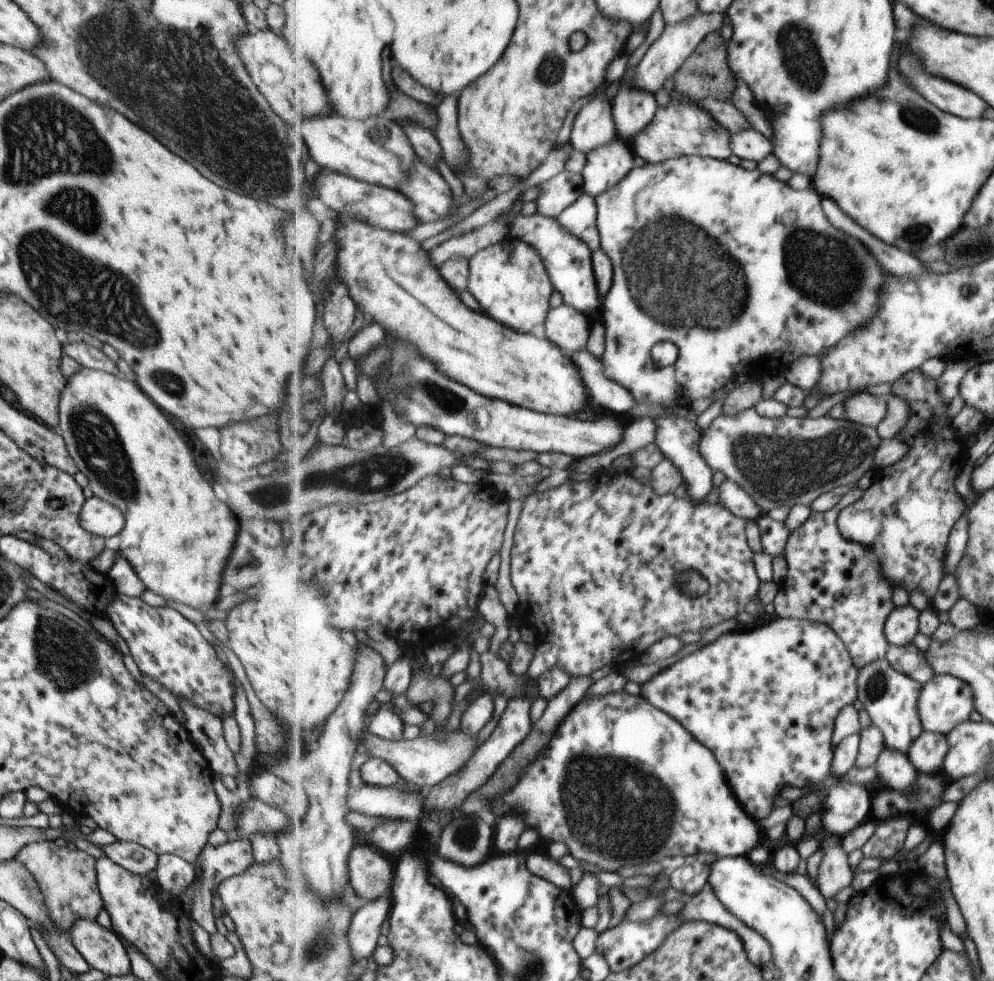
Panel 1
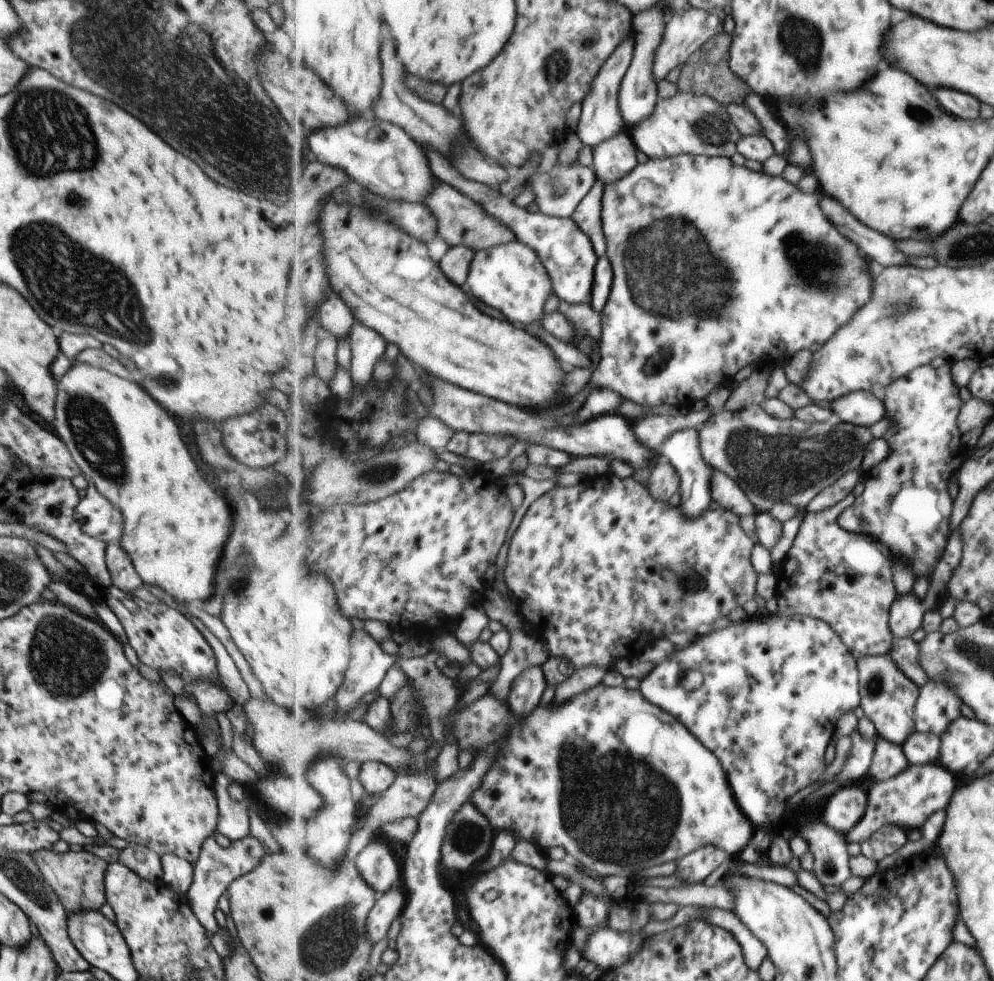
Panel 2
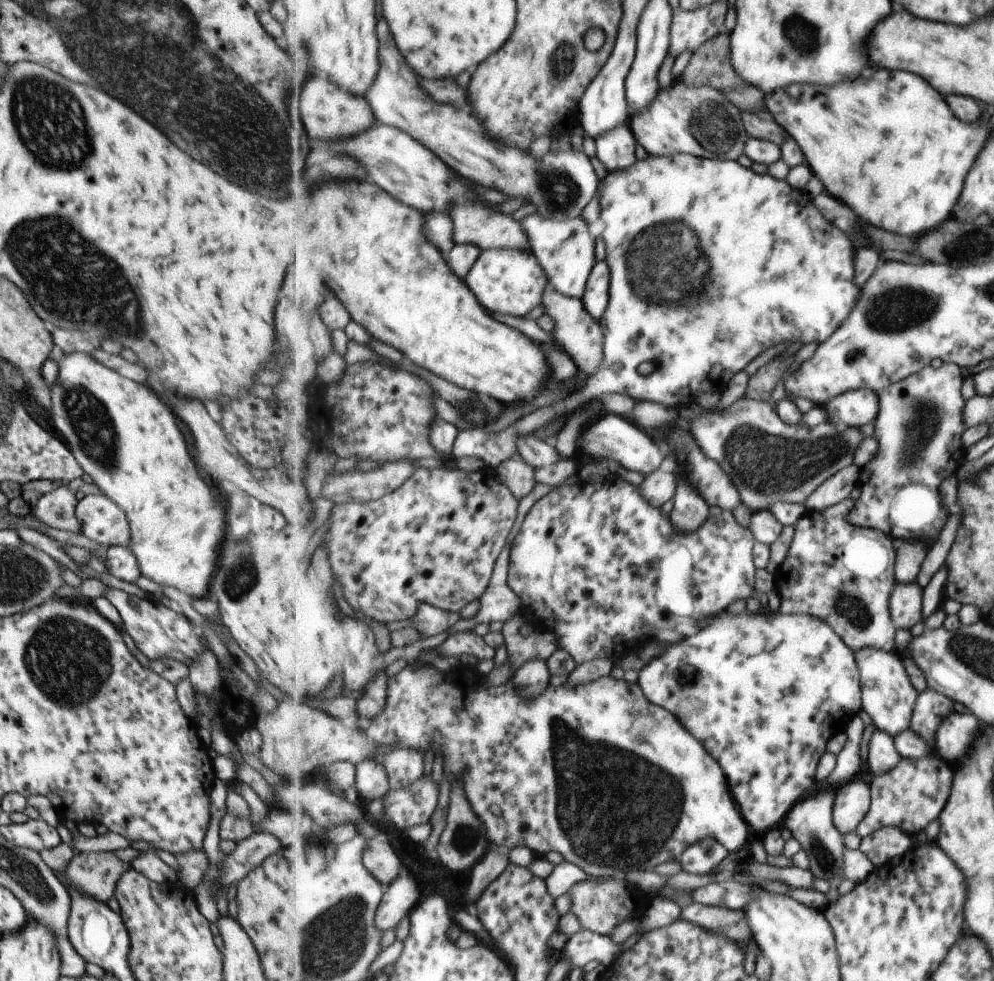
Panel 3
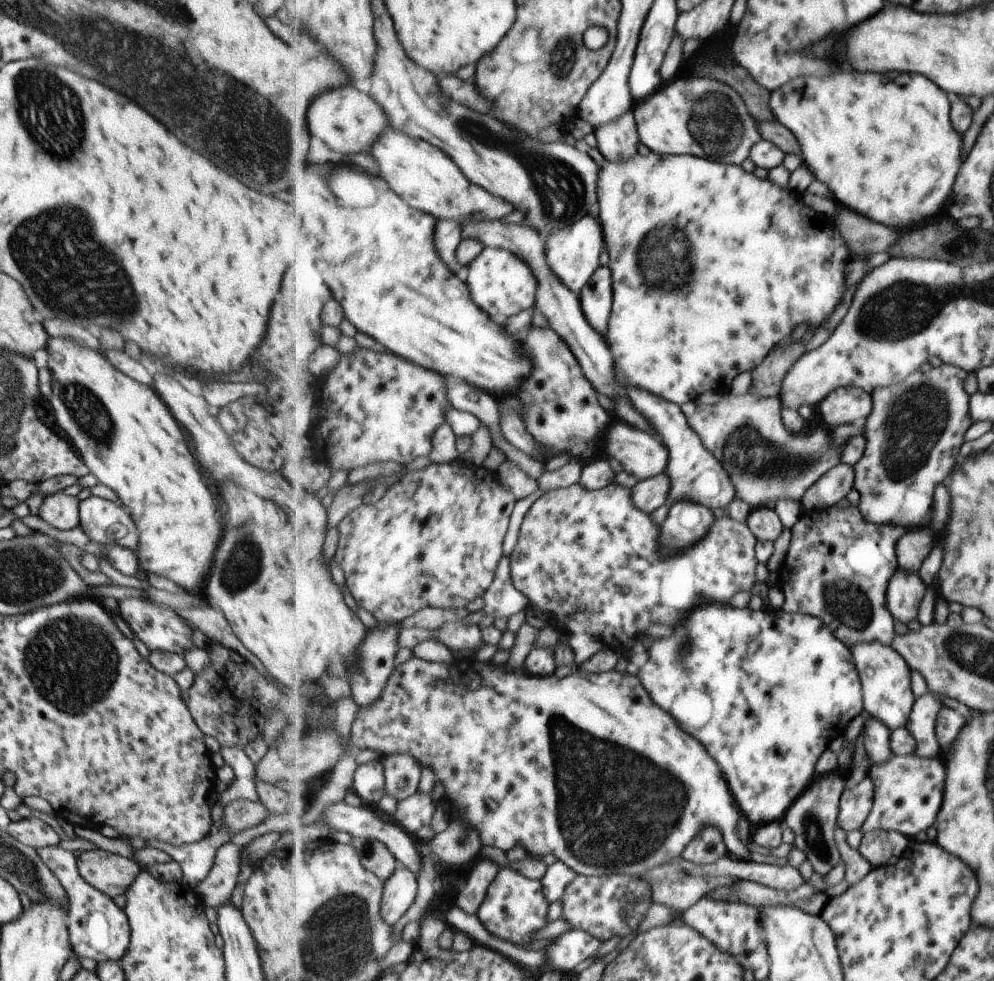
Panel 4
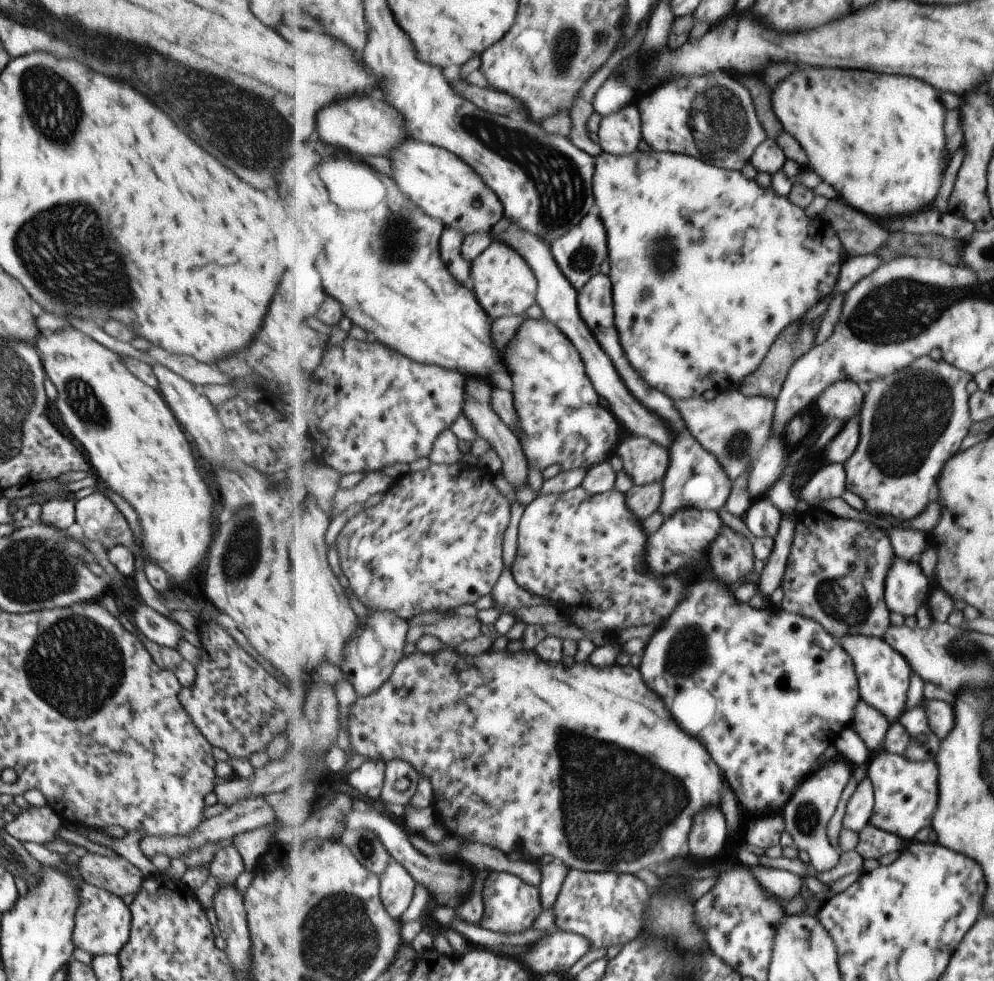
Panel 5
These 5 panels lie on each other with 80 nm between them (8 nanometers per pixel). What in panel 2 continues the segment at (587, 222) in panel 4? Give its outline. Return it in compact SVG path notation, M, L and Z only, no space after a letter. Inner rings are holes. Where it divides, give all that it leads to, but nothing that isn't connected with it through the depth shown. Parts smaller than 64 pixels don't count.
M425 149L426 155L432 164L432 169L443 183L453 185L463 194L481 203L496 219L510 226L519 241L531 246L539 259L542 260L550 275L555 294L561 302L569 304L590 304L595 286L595 268L598 265L598 255L590 236L575 222L573 217L552 217L541 212L527 212L517 206L514 199L501 194L498 187L492 187L481 182L466 179L461 171L456 171L452 162L443 154Z

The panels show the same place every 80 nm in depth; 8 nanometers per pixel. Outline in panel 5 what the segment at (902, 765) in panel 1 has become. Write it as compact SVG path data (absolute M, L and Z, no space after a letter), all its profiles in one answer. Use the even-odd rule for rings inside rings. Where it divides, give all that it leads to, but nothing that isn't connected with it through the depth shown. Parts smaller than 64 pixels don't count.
M862 700L851 728L860 736L866 748L875 752L881 746L885 748L885 738L887 738L890 726L891 724L887 720L887 716L883 716L883 712L879 712L877 708L871 708L871 704Z

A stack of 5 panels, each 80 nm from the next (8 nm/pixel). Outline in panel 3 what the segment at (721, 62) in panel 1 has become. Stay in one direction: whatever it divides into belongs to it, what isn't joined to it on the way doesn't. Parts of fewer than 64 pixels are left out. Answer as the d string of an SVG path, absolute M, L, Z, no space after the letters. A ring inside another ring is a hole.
M730 33L717 35L700 46L689 60L680 77L689 86L698 87L711 85L721 89L743 111L762 115L766 108L766 96L760 88L749 84L738 72L732 63Z

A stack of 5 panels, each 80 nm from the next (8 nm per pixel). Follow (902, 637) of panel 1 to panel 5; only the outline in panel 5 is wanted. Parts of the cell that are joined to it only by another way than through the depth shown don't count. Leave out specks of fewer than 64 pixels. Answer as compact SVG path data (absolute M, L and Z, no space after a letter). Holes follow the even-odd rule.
M895 558L895 566L891 566L886 582L886 602L890 612L904 618L916 617L930 597L929 586L931 582L919 562Z

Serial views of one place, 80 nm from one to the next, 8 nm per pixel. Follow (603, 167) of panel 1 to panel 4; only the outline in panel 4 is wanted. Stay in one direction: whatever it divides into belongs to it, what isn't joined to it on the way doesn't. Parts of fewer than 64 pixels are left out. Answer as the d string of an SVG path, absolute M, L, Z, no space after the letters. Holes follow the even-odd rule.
M633 110L609 124L599 126L595 134L598 148L609 162L629 162L638 155L641 140Z

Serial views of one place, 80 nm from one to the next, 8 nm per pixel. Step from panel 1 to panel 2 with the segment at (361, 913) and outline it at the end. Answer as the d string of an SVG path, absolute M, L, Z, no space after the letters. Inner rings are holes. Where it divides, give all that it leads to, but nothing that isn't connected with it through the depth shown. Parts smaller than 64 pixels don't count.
M403 885L391 888L379 896L377 904L367 916L367 938L374 947L379 940L387 939L387 932L391 924L399 919L401 912L407 906L407 892Z

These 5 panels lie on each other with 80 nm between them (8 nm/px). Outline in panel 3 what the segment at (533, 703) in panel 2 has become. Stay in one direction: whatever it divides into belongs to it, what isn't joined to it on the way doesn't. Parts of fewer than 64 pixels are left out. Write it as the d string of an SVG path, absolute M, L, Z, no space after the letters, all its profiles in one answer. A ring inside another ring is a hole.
M536 658L526 662L513 680L524 697L537 700L548 687L551 676L548 660Z

